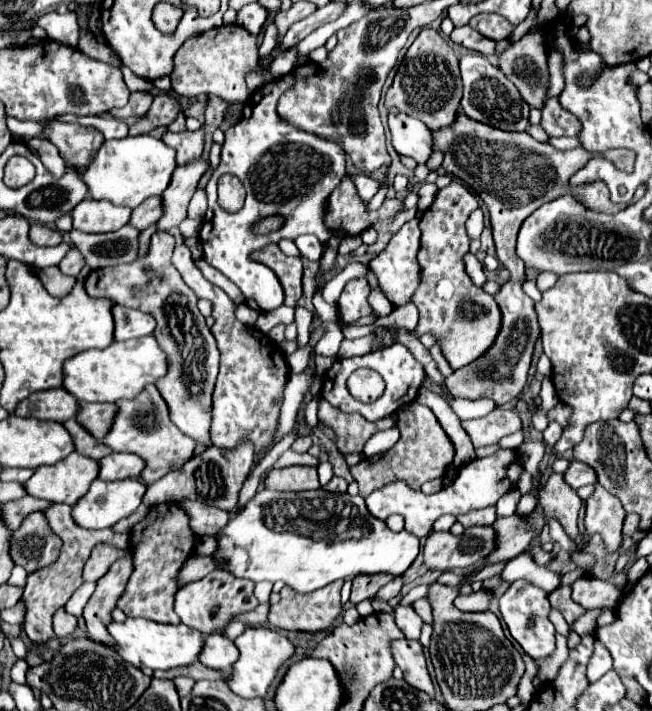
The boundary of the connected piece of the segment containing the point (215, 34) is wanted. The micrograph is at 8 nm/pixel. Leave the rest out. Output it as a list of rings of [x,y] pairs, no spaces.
[[[223,25],[197,39],[187,39],[175,55],[175,69],[171,75],[173,91],[181,97],[193,99],[197,95],[217,95],[227,103],[245,103],[249,99],[245,75],[259,63],[257,39],[243,27]]]

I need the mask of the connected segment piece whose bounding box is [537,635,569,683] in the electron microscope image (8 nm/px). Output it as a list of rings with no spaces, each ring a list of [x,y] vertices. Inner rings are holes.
[[[557,635],[557,649],[555,649],[555,653],[549,655],[549,657],[545,657],[545,659],[537,659],[537,663],[539,663],[539,675],[537,675],[537,677],[539,677],[543,683],[553,681],[553,679],[557,677],[557,673],[559,673],[559,669],[561,669],[561,665],[565,663],[567,657],[569,657],[567,637]]]

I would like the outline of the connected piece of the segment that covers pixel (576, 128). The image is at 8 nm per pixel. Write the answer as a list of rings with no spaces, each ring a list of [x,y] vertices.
[[[551,97],[547,99],[545,107],[543,107],[543,119],[541,119],[541,127],[547,131],[549,137],[561,137],[561,135],[579,135],[581,133],[581,123],[579,119],[565,111],[559,103],[559,97]]]

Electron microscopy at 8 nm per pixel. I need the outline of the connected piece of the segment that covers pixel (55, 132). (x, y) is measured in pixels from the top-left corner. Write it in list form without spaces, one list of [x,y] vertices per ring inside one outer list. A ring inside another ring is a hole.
[[[47,121],[47,129],[41,137],[49,139],[61,151],[61,157],[67,163],[73,163],[73,167],[77,167],[81,173],[85,171],[91,155],[95,155],[105,141],[93,127],[59,121]]]

